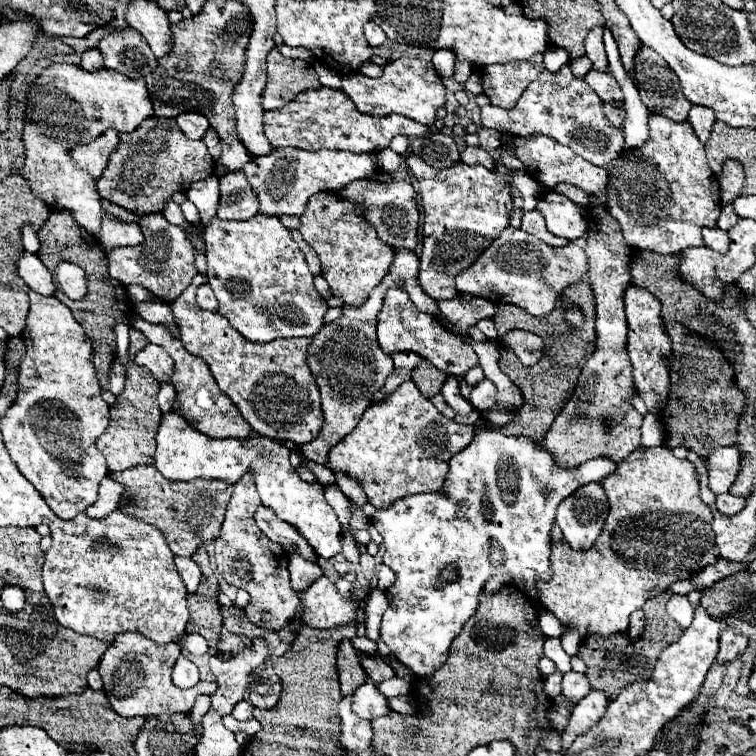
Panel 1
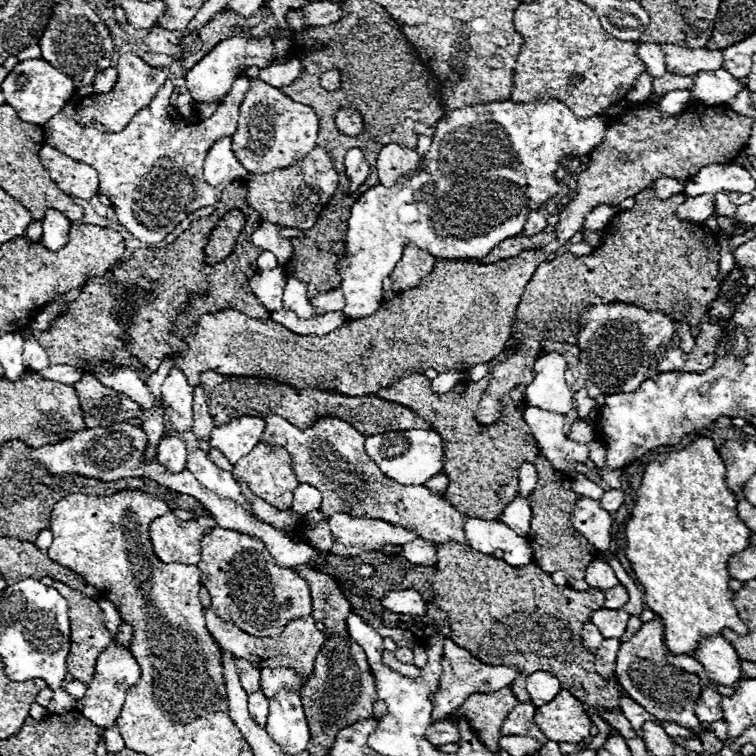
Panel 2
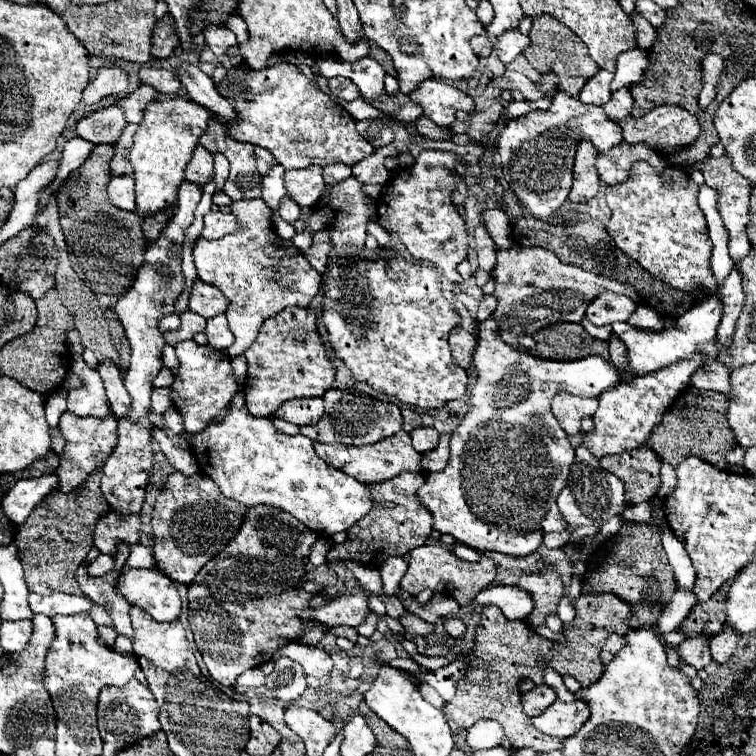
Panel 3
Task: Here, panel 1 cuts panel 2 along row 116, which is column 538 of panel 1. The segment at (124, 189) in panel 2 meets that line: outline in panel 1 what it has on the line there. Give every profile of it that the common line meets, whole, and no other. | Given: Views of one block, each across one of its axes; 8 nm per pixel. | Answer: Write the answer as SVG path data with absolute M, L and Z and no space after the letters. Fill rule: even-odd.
M542 54L530 62L510 62L506 66L486 66L482 70L482 92L498 108L510 110L528 84L544 70ZM534 134L534 138L514 138L512 146L516 150L516 158L520 160L526 168L534 173L535 179L543 183L549 188L554 188L560 182L572 182L576 186L580 186L584 192L588 192L590 196L598 194L608 180L608 172L600 166L594 166L590 162L586 162L582 156L574 154L568 146L562 144L554 144L548 136L544 134ZM532 210L532 212L524 214L524 218L522 218L522 230L538 236L540 240L544 240L550 246L564 246L564 244L568 244L566 240L556 238L554 234L548 232L548 228L542 224L542 214L538 210Z

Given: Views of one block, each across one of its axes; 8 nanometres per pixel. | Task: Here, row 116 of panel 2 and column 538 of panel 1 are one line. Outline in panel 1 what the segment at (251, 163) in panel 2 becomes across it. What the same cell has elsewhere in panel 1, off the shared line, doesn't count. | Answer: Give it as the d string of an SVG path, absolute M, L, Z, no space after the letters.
M512 226L502 230L502 234L488 246L488 250L482 252L480 258L470 266L470 270L464 270L456 276L456 288L462 294L482 296L494 304L514 304L538 318L542 318L544 314L550 314L554 310L554 306L566 286L580 284L580 282L588 282L588 260L586 260L584 248L576 246L574 242L554 248L554 246L548 246L546 242L542 242L540 238L536 238L524 230L512 228Z

